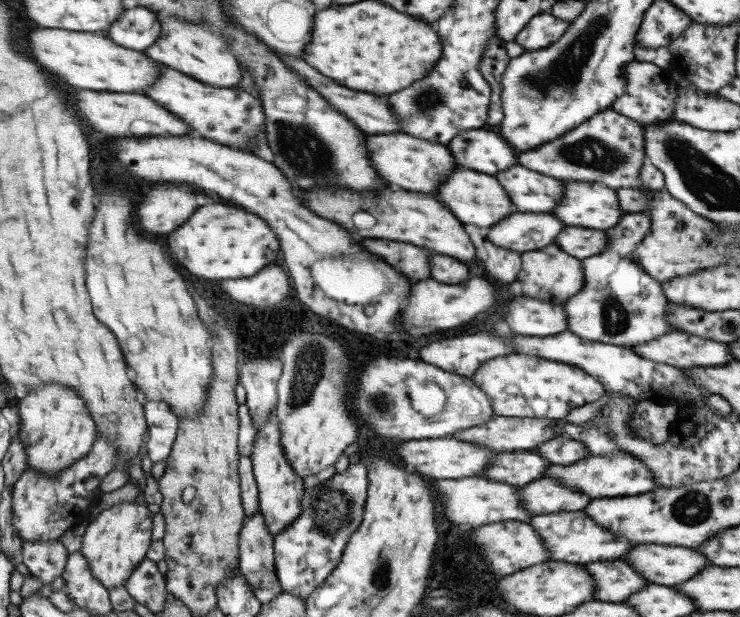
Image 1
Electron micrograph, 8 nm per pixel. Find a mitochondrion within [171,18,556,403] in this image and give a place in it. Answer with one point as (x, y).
(306, 152)

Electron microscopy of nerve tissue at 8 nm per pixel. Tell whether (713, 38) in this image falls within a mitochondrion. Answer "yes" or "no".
yes

